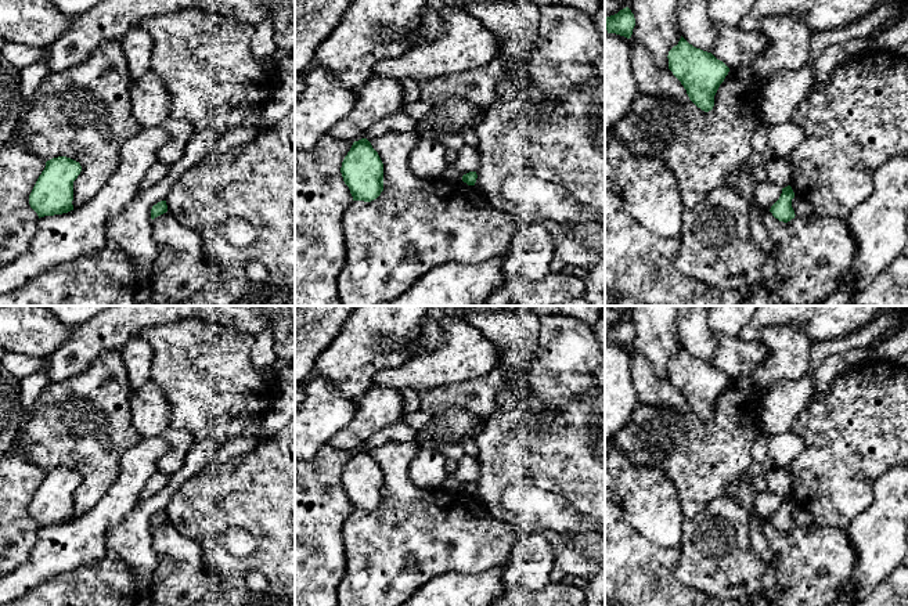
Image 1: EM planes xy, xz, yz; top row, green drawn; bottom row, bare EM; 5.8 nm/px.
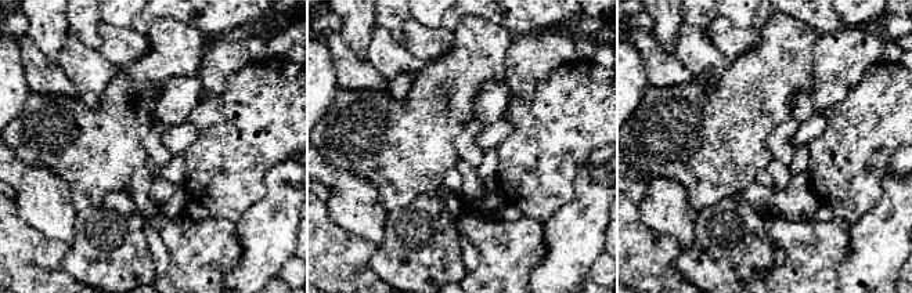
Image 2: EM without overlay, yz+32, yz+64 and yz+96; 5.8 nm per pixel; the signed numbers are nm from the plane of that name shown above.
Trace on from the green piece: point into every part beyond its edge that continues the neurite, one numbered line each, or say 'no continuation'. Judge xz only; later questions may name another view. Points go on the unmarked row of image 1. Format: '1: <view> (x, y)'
no continuation

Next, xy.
no continuation

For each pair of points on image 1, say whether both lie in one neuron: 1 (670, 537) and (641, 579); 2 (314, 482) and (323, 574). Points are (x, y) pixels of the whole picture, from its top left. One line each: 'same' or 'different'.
1: different
2: same

